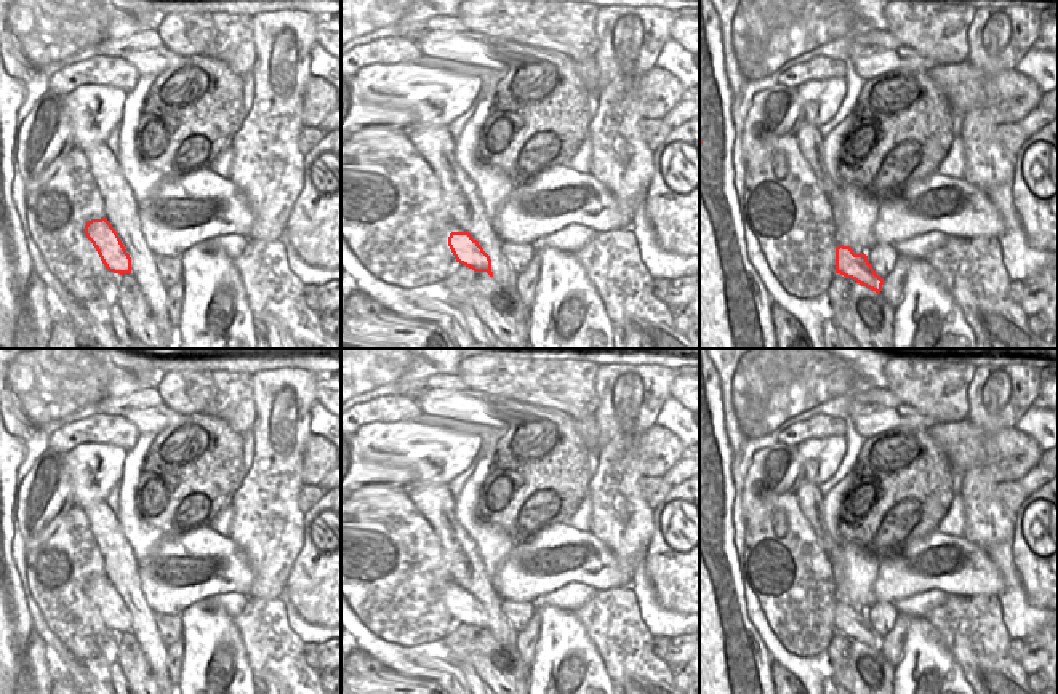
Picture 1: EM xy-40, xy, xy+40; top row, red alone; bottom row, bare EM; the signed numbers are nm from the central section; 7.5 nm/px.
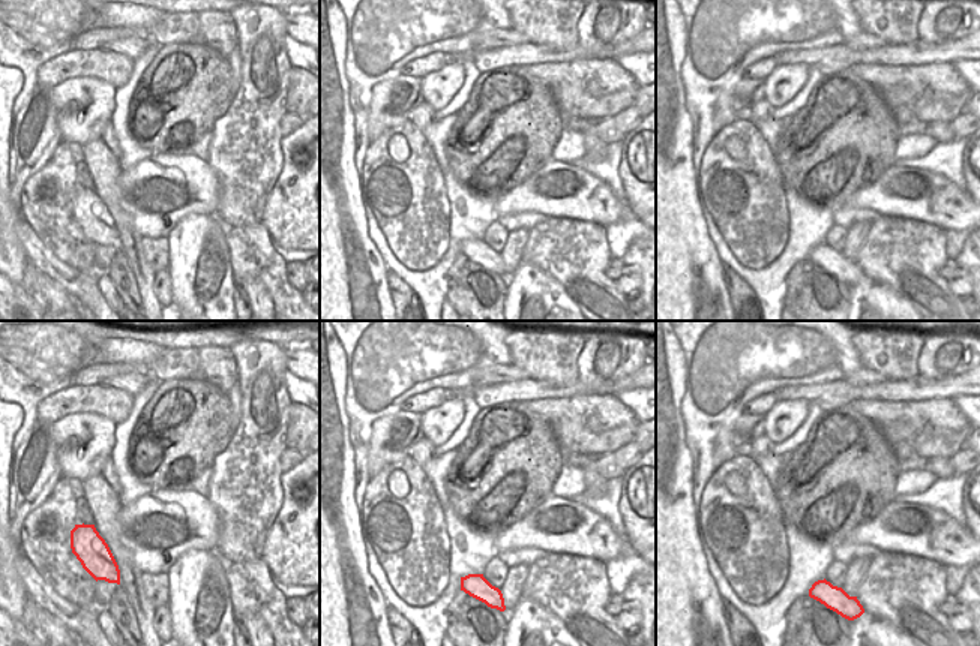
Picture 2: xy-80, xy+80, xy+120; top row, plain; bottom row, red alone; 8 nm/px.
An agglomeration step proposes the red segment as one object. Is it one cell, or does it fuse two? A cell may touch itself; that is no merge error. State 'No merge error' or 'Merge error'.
No merge error.

